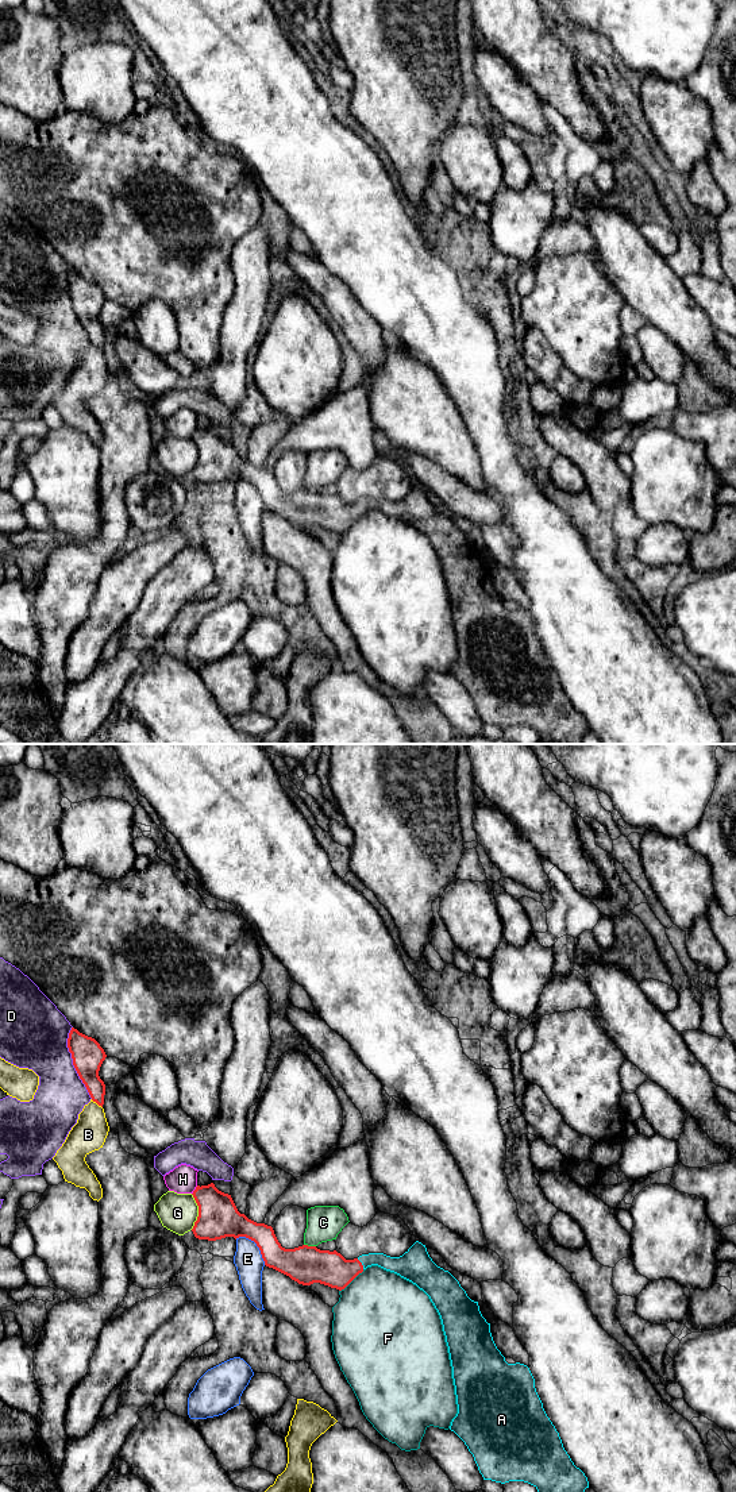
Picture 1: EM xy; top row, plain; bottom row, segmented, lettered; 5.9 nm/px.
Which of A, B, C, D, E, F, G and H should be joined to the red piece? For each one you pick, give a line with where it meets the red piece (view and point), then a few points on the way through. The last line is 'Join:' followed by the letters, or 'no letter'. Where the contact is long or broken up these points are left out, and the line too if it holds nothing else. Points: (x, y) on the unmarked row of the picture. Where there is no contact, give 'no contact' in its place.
A: meets red in xy at (361, 508); runs through xy (330, 512), (353, 512), (361, 508), (382, 504), (403, 509)
Join: A

